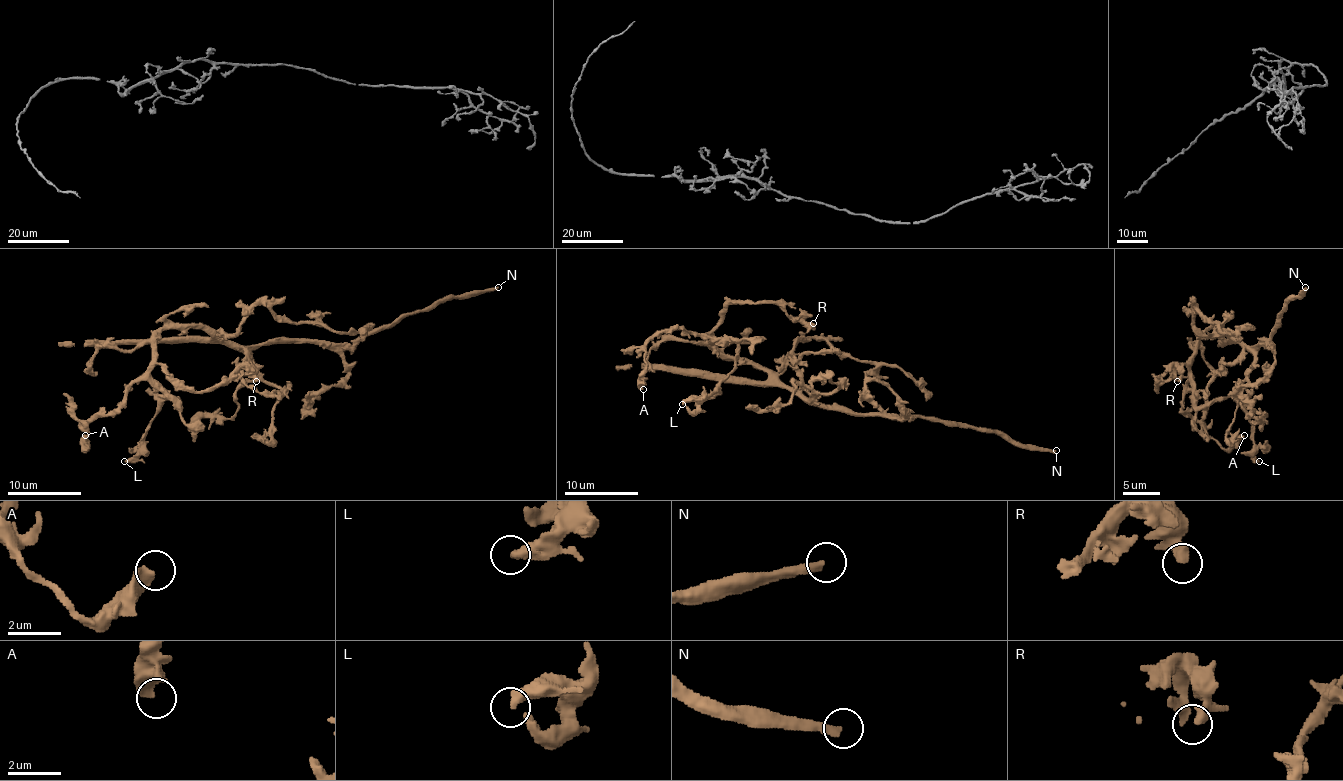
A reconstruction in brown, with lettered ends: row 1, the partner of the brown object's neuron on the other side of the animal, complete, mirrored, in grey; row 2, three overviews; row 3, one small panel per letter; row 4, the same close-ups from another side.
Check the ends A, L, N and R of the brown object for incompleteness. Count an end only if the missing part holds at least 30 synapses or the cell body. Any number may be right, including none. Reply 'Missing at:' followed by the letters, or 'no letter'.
Missing at: N

